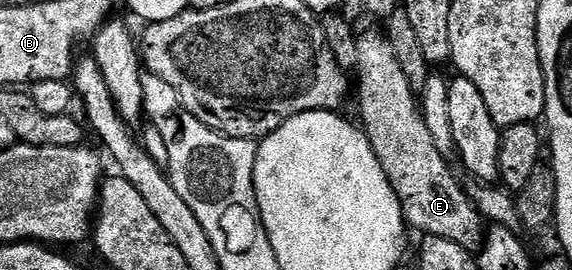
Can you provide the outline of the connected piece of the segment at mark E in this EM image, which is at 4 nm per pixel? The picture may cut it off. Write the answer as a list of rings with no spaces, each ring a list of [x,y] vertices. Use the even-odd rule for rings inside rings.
[[[363,32],[357,35],[358,62],[356,68],[360,72],[360,120],[368,140],[372,143],[376,157],[382,162],[382,168],[386,170],[389,182],[400,199],[400,205],[404,211],[404,218],[409,229],[417,228],[424,236],[437,236],[438,238],[450,238],[450,242],[458,242],[466,251],[473,254],[479,253],[484,245],[486,221],[481,216],[472,197],[467,191],[460,189],[452,168],[447,164],[445,153],[434,146],[434,138],[430,138],[430,130],[426,130],[424,110],[420,106],[417,93],[410,86],[410,78],[398,66],[398,57],[394,52],[394,46],[388,41],[387,35],[380,32]]]

